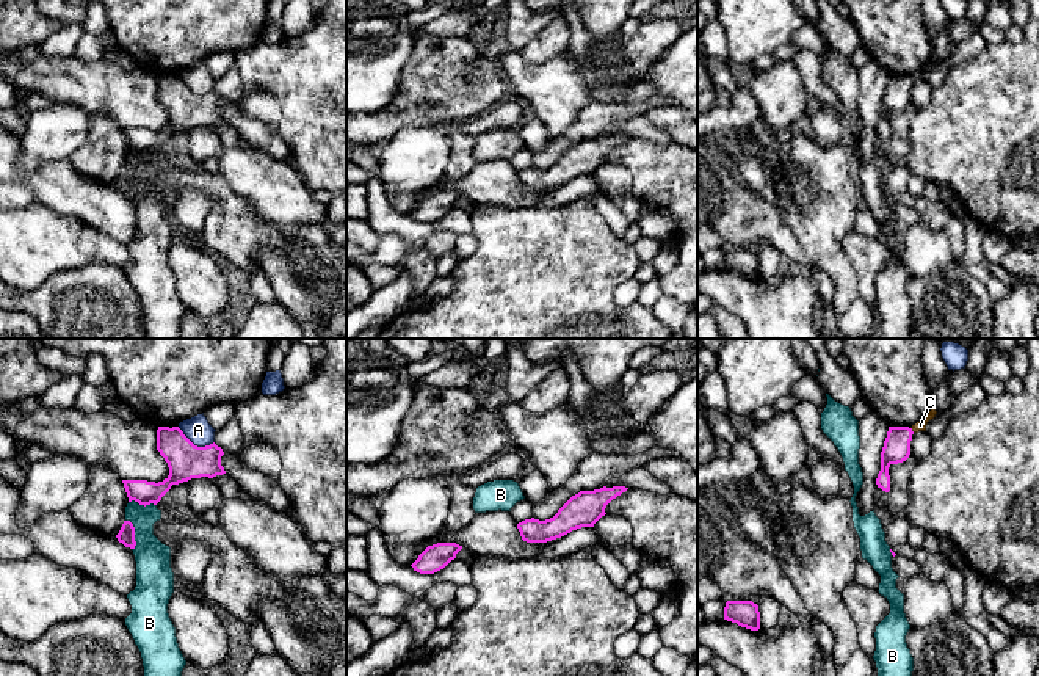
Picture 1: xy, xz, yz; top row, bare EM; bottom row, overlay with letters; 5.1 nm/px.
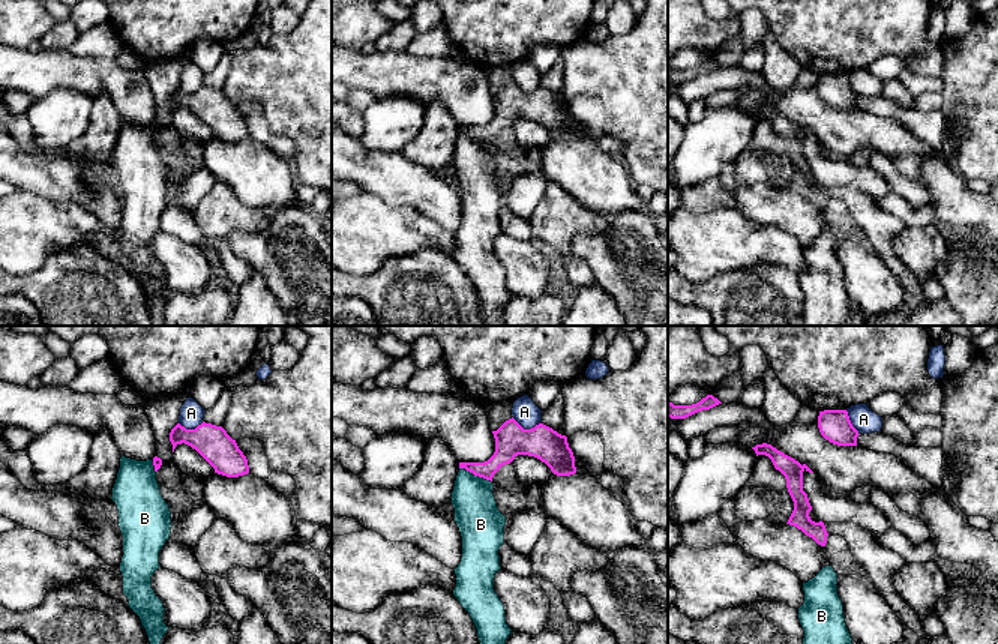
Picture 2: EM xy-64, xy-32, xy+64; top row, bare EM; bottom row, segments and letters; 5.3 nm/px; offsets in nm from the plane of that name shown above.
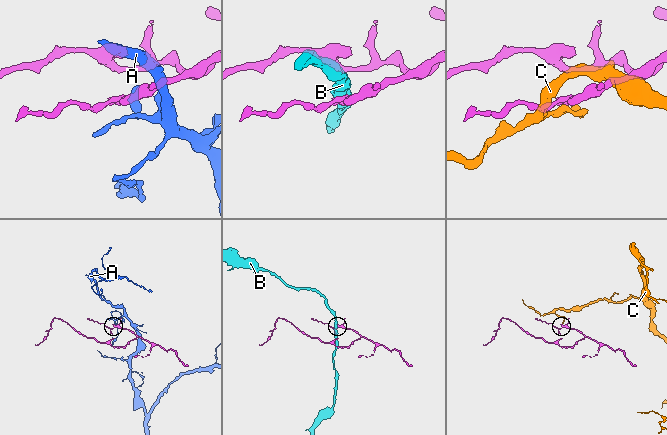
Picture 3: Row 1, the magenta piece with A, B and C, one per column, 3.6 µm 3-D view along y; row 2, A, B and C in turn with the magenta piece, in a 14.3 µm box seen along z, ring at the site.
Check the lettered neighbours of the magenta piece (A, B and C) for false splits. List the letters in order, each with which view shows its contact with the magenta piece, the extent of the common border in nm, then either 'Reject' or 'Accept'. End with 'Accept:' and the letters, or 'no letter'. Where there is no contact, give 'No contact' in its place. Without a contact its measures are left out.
A: Touches magenta in xy. Shared border 200 nm. Reject
B: Touches magenta in xy. Shared border 170 nm. Reject
C: Touches magenta in yz. Shared border 40 nm. Reject
Accept: no letter

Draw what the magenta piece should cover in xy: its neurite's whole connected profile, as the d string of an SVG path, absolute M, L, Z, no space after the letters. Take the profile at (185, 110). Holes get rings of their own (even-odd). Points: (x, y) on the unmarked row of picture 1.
M158 75L157 99L169 116L169 124L163 130L122 129L129 151L139 154L157 154L172 133L191 127L226 122L221 114L223 97L215 91L205 96L194 94L179 75Z

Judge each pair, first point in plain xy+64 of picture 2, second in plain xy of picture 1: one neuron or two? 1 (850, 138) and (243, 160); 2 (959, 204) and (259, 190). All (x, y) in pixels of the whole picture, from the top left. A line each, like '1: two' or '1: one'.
1: two
2: one

